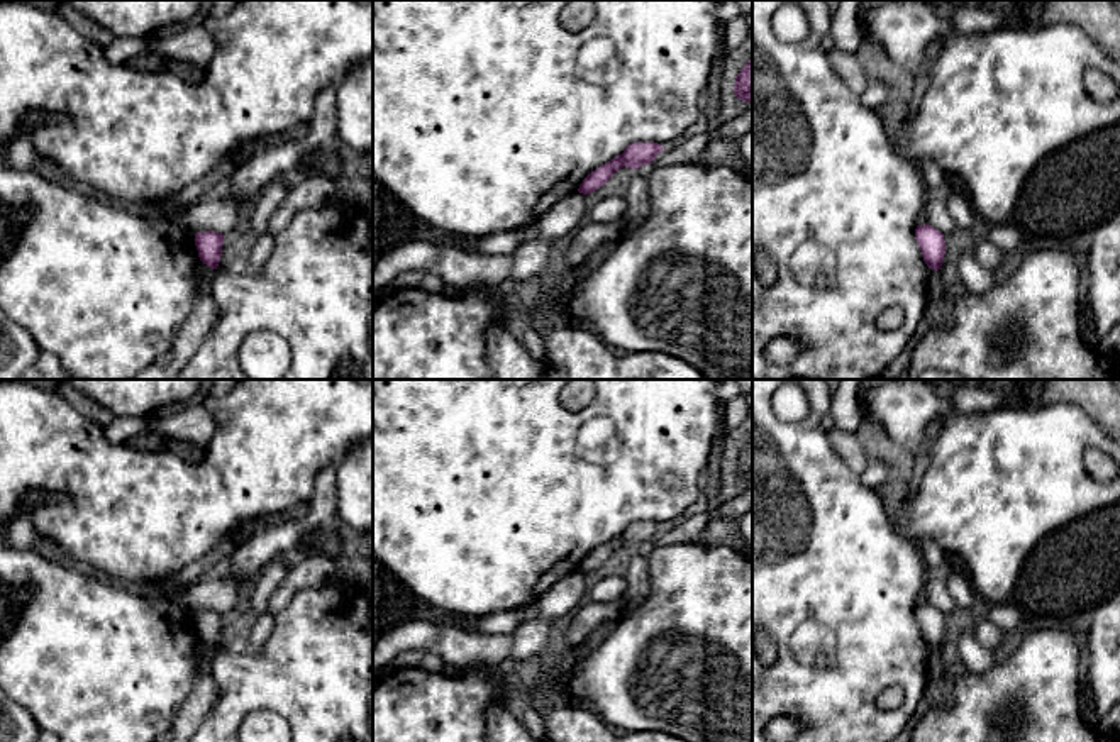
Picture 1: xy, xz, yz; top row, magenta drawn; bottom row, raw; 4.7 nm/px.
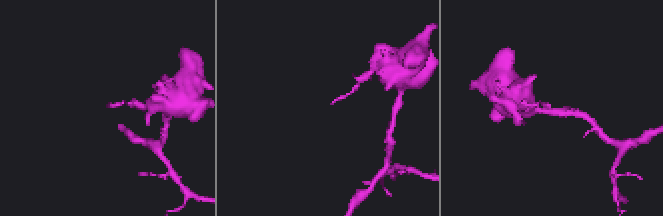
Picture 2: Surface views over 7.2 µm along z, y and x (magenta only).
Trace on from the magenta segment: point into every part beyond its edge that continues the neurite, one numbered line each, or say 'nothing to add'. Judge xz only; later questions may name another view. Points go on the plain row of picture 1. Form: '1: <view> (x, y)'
nothing to add

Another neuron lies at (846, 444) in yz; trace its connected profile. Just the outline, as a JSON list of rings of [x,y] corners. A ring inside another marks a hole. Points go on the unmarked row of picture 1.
[[[834,427],[830,432],[827,432],[827,437],[834,452],[842,457],[854,473],[861,474],[866,469],[869,459],[856,432]]]

